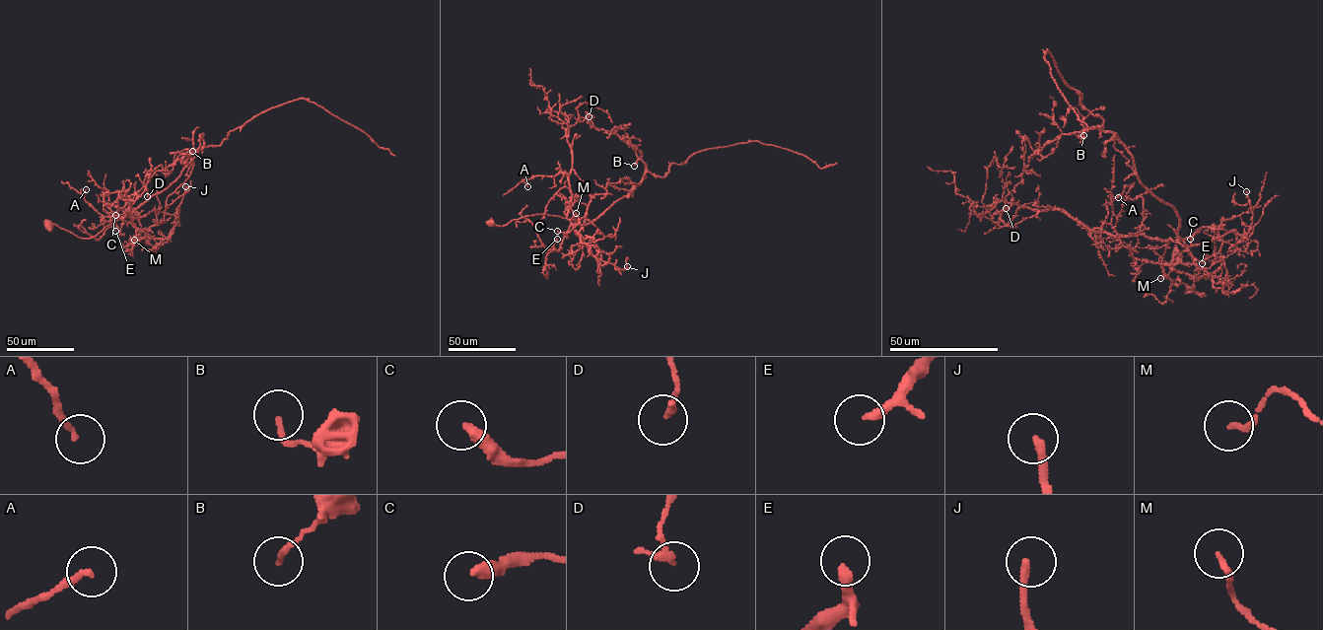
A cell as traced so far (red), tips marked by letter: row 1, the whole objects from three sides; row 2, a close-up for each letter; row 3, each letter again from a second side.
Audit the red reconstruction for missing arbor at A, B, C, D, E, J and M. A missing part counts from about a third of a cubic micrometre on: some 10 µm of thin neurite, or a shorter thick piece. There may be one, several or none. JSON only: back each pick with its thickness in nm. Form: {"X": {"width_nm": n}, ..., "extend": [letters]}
{"J": {"width_nm": 240}, "extend": ["J"]}

